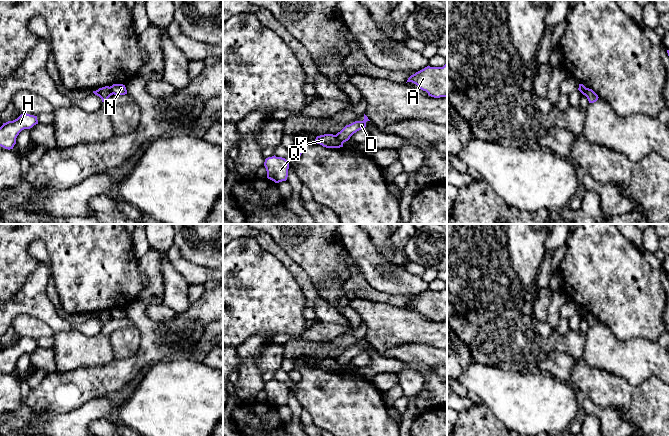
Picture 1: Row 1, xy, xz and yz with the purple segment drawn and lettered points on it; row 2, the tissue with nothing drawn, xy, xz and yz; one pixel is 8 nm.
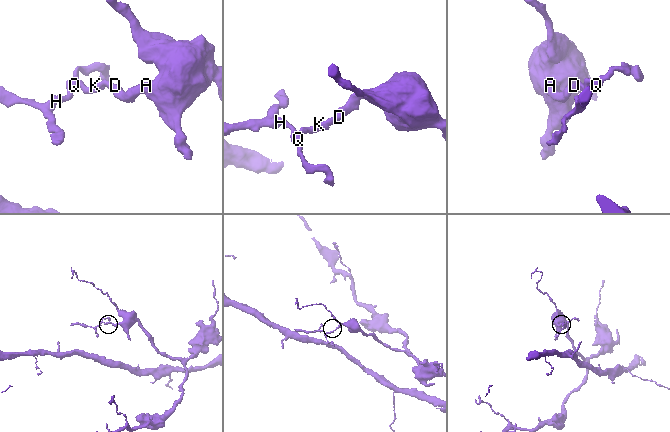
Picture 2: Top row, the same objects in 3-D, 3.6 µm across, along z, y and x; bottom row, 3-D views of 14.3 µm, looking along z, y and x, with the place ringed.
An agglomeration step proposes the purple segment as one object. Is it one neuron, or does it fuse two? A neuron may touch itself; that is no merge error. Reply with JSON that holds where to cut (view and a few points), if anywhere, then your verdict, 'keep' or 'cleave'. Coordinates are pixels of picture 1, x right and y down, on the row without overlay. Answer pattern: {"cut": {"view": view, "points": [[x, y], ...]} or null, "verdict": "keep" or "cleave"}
{"cut": {"view": "xz", "points": [[335, 359], [342, 367]]}, "verdict": "cleave"}

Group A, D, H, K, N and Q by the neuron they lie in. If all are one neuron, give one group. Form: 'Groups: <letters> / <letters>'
Groups: A D N / H K Q

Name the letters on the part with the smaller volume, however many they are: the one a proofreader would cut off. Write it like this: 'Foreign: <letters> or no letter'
Foreign: H, K, Q

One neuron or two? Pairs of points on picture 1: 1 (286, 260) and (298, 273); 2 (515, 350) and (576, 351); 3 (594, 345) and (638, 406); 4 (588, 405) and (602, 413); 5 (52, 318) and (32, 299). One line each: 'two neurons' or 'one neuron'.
1: one neuron
2: one neuron
3: two neurons
4: one neuron
5: one neuron

